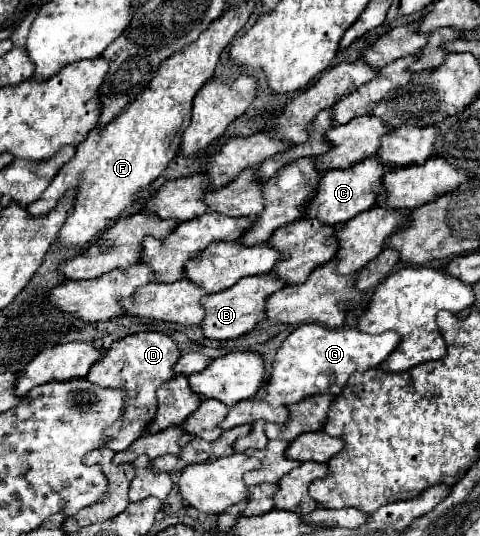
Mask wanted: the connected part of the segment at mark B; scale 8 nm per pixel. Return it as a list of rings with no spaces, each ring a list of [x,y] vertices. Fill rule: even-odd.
[[[266,273],[266,275],[252,275],[252,277],[244,277],[240,279],[236,285],[232,285],[230,289],[206,295],[202,299],[202,305],[206,309],[206,319],[204,319],[204,335],[208,339],[236,339],[248,331],[252,331],[256,325],[266,321],[266,299],[278,291],[286,287],[286,283],[282,279],[278,279],[274,273]]]

